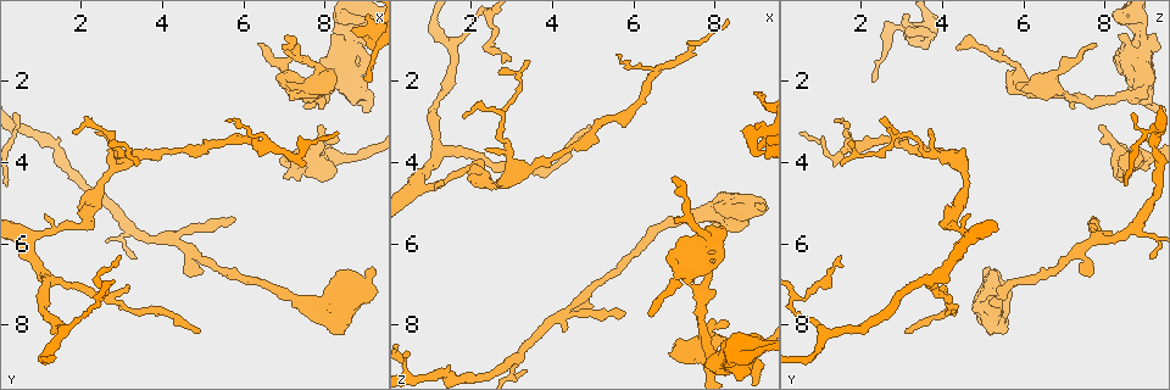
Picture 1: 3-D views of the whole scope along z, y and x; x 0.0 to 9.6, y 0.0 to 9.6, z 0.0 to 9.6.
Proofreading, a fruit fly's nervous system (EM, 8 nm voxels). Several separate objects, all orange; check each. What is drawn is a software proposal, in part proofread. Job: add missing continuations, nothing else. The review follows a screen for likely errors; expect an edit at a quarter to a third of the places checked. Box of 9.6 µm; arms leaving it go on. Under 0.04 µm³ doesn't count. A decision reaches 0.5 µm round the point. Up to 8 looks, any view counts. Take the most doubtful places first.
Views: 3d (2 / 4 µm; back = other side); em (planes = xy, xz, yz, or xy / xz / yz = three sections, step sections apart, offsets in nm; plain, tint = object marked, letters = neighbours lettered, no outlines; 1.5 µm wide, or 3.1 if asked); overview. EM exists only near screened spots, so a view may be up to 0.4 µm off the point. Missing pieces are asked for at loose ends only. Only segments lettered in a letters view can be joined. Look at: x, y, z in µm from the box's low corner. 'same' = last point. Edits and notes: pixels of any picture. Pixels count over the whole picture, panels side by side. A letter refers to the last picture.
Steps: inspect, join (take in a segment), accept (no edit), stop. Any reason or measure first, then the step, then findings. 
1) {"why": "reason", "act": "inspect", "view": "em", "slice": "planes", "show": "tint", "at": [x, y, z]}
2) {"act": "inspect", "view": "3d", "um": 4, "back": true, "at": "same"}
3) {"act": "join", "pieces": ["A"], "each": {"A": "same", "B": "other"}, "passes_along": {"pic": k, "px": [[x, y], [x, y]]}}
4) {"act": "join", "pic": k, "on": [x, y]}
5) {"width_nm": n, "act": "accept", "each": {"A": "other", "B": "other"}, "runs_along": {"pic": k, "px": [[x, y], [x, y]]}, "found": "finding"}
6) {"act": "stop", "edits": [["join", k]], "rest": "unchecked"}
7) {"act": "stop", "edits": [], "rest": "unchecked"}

{"why": "an open end", "act": "inspect", "view": "3d", "um": 2, "at": [7.00, 4.35, 8.50]}

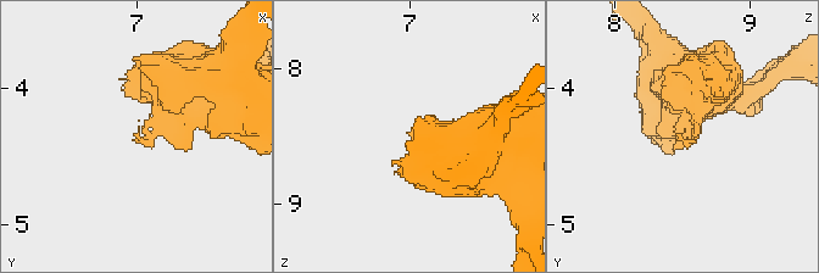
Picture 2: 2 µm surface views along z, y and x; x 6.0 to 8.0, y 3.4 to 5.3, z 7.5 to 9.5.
{"act": "inspect", "view": "em", "slice": "planes", "show": "letters", "at": [7.04, 4.40, 8.48]}

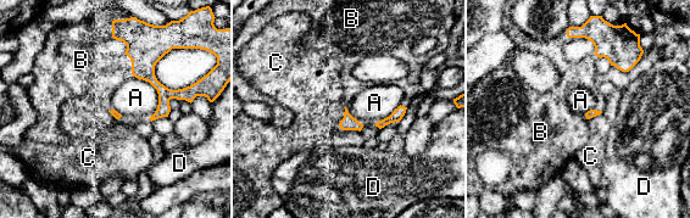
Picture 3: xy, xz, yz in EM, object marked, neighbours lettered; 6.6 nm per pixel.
{"act": "join", "pieces": ["B"], "each": {"A": "other", "B": "same", "C": "other", "D": "other"}, "found": "it goes on there"}

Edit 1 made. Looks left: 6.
{"act": "inspect", "view": "em", "slice": "xy", "step": 4, "show": "tint", "at": [5.75, 5.35, 7.70]}

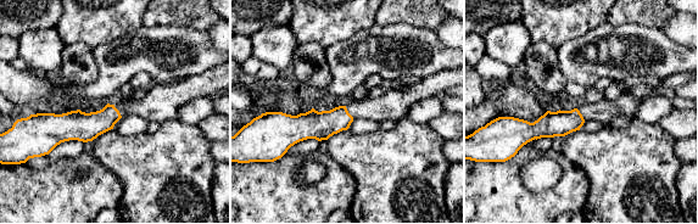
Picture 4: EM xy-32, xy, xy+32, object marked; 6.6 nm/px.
{"act": "inspect", "view": "em", "slice": "planes", "show": "letters", "at": "same"}

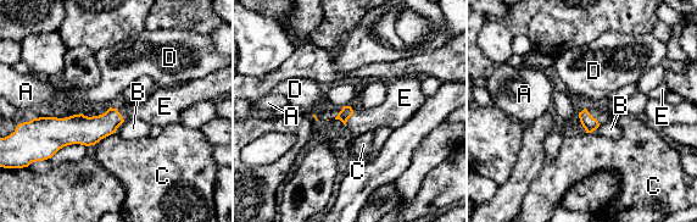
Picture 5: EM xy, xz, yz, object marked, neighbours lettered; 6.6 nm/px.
{"act": "join", "pieces": ["E"], "each": {"A": "other", "B": "other", "C": "other", "D": "other", "E": "same"}, "passes_along": {"pic": 5, "px": [[590, 123], [590, 115], [602, 117]]}, "found": "the cell continues"}

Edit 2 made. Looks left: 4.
{"why": "free end", "act": "inspect", "view": "em", "slice": "planes", "show": "letters", "at": [1.85, 3.25, 2.90]}

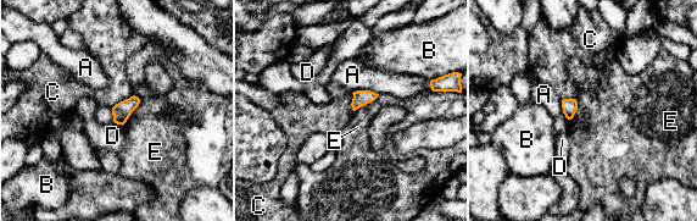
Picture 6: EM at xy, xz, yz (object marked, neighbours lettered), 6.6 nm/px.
{"act": "accept", "each": {"A": "other", "B": "other", "C": "other", "D": "other", "E": "other"}, "border": {"pic": 6, "px": [[134, 94], [139, 105], [122, 125]]}, "found": "no lettered segment goes on from it"}

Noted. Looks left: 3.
{"act": "stop", "edits": [["join", 3], ["join", 5]], "rest": "unchecked"}

